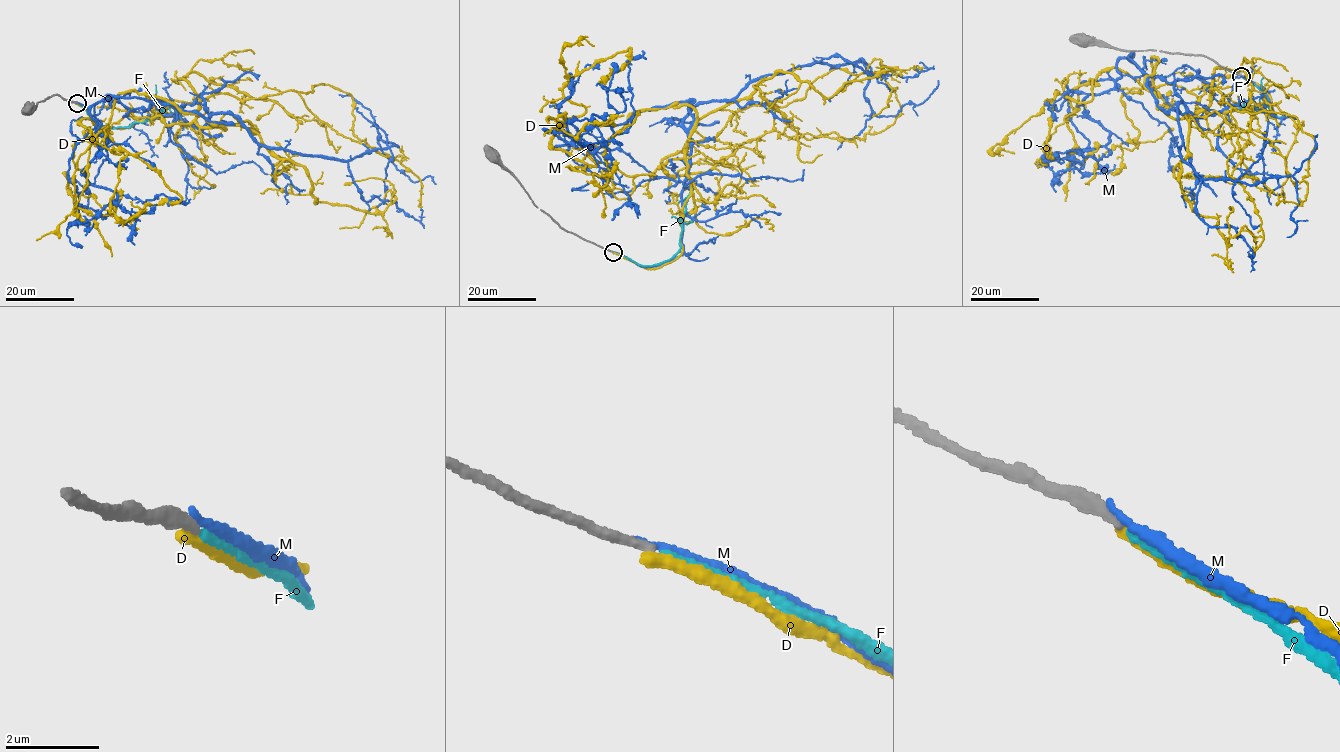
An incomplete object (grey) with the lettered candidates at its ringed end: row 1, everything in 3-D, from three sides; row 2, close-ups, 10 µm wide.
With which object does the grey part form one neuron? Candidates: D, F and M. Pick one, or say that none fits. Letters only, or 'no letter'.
F

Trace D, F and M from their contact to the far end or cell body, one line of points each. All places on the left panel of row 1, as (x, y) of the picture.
D: (76, 103), (103, 127), (176, 116), (225, 129), (134, 90), (106, 126), (82, 119), (181, 197), (122, 226)
F: (77, 103), (101, 126), (129, 127), (135, 122), (146, 122), (155, 114), (155, 85)
M: (77, 102), (114, 127), (230, 123), (94, 103), (106, 138), (85, 173), (118, 194), (90, 229), (83, 216)

